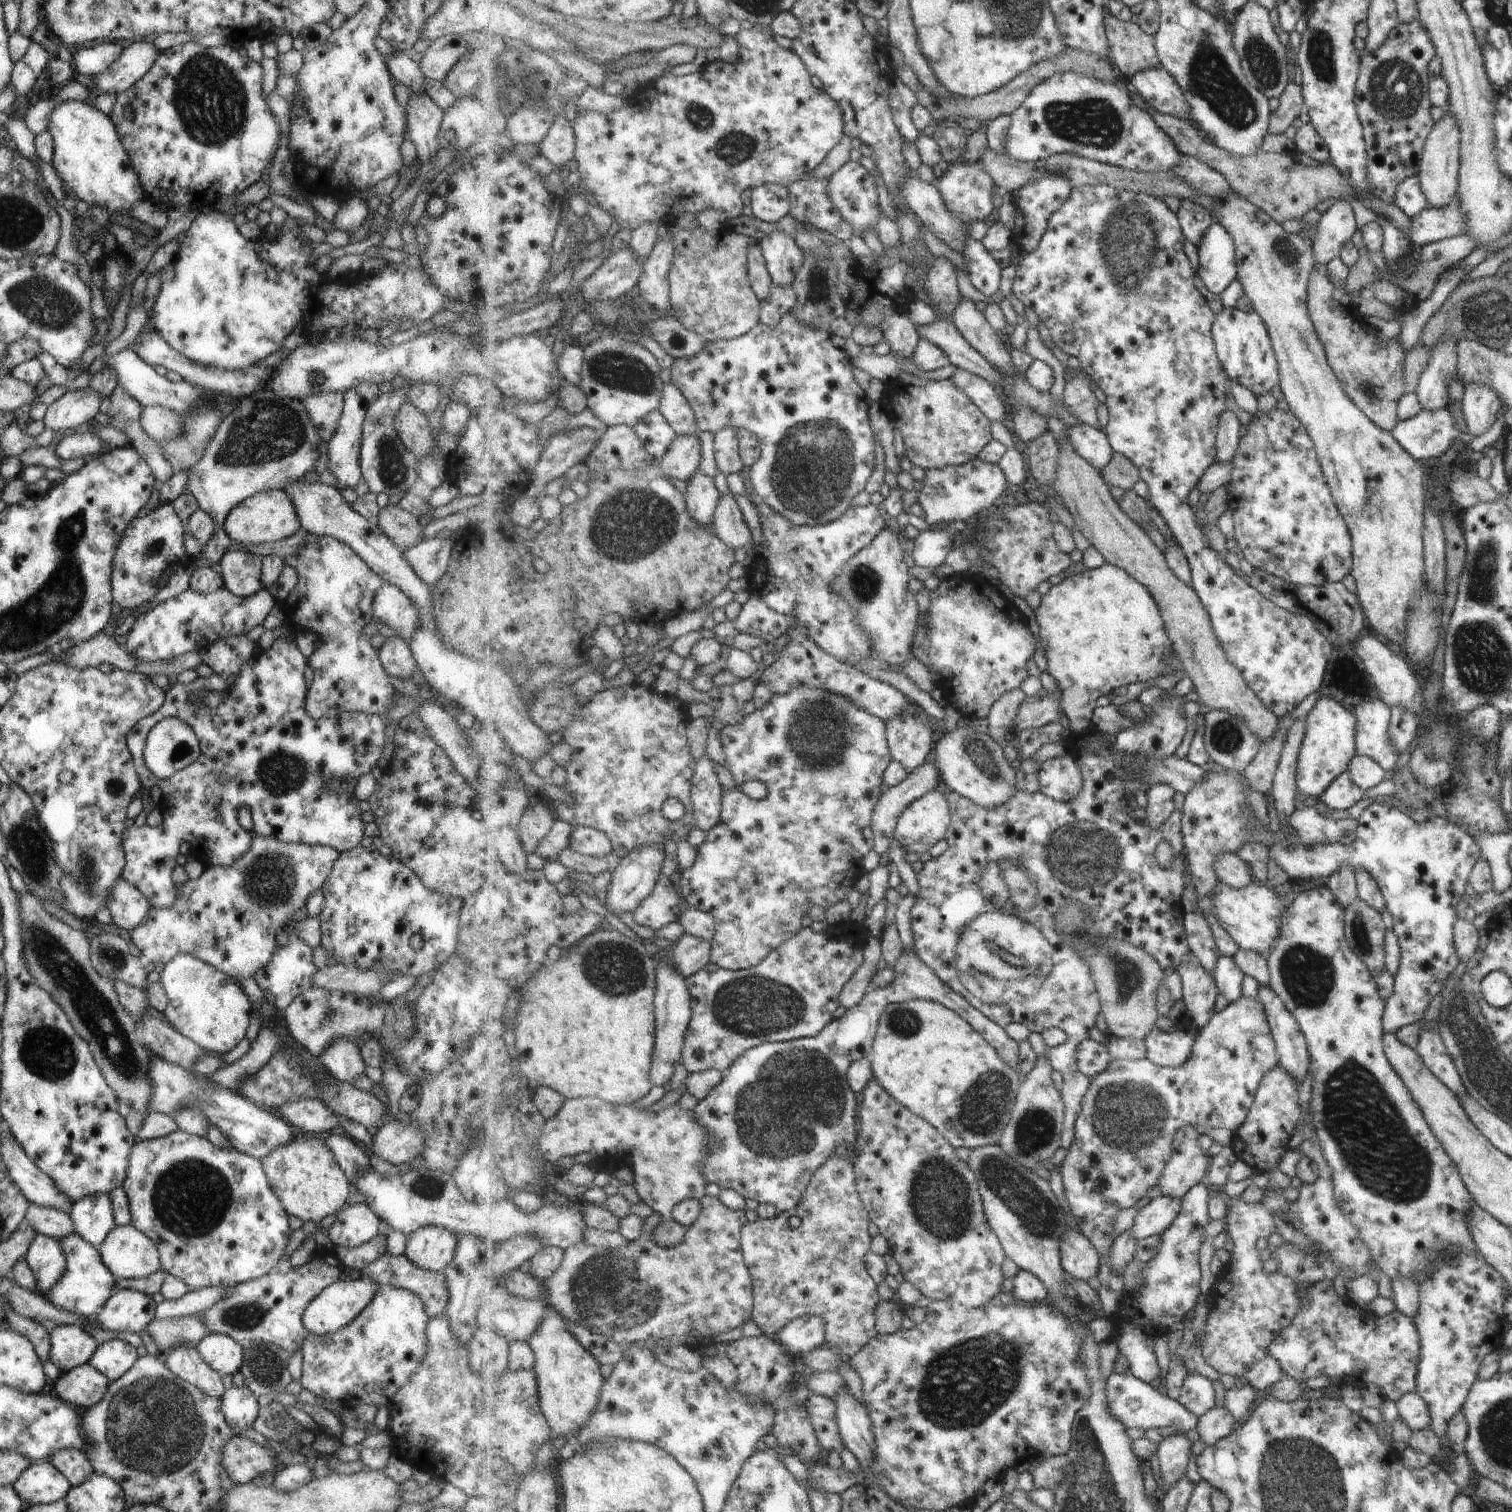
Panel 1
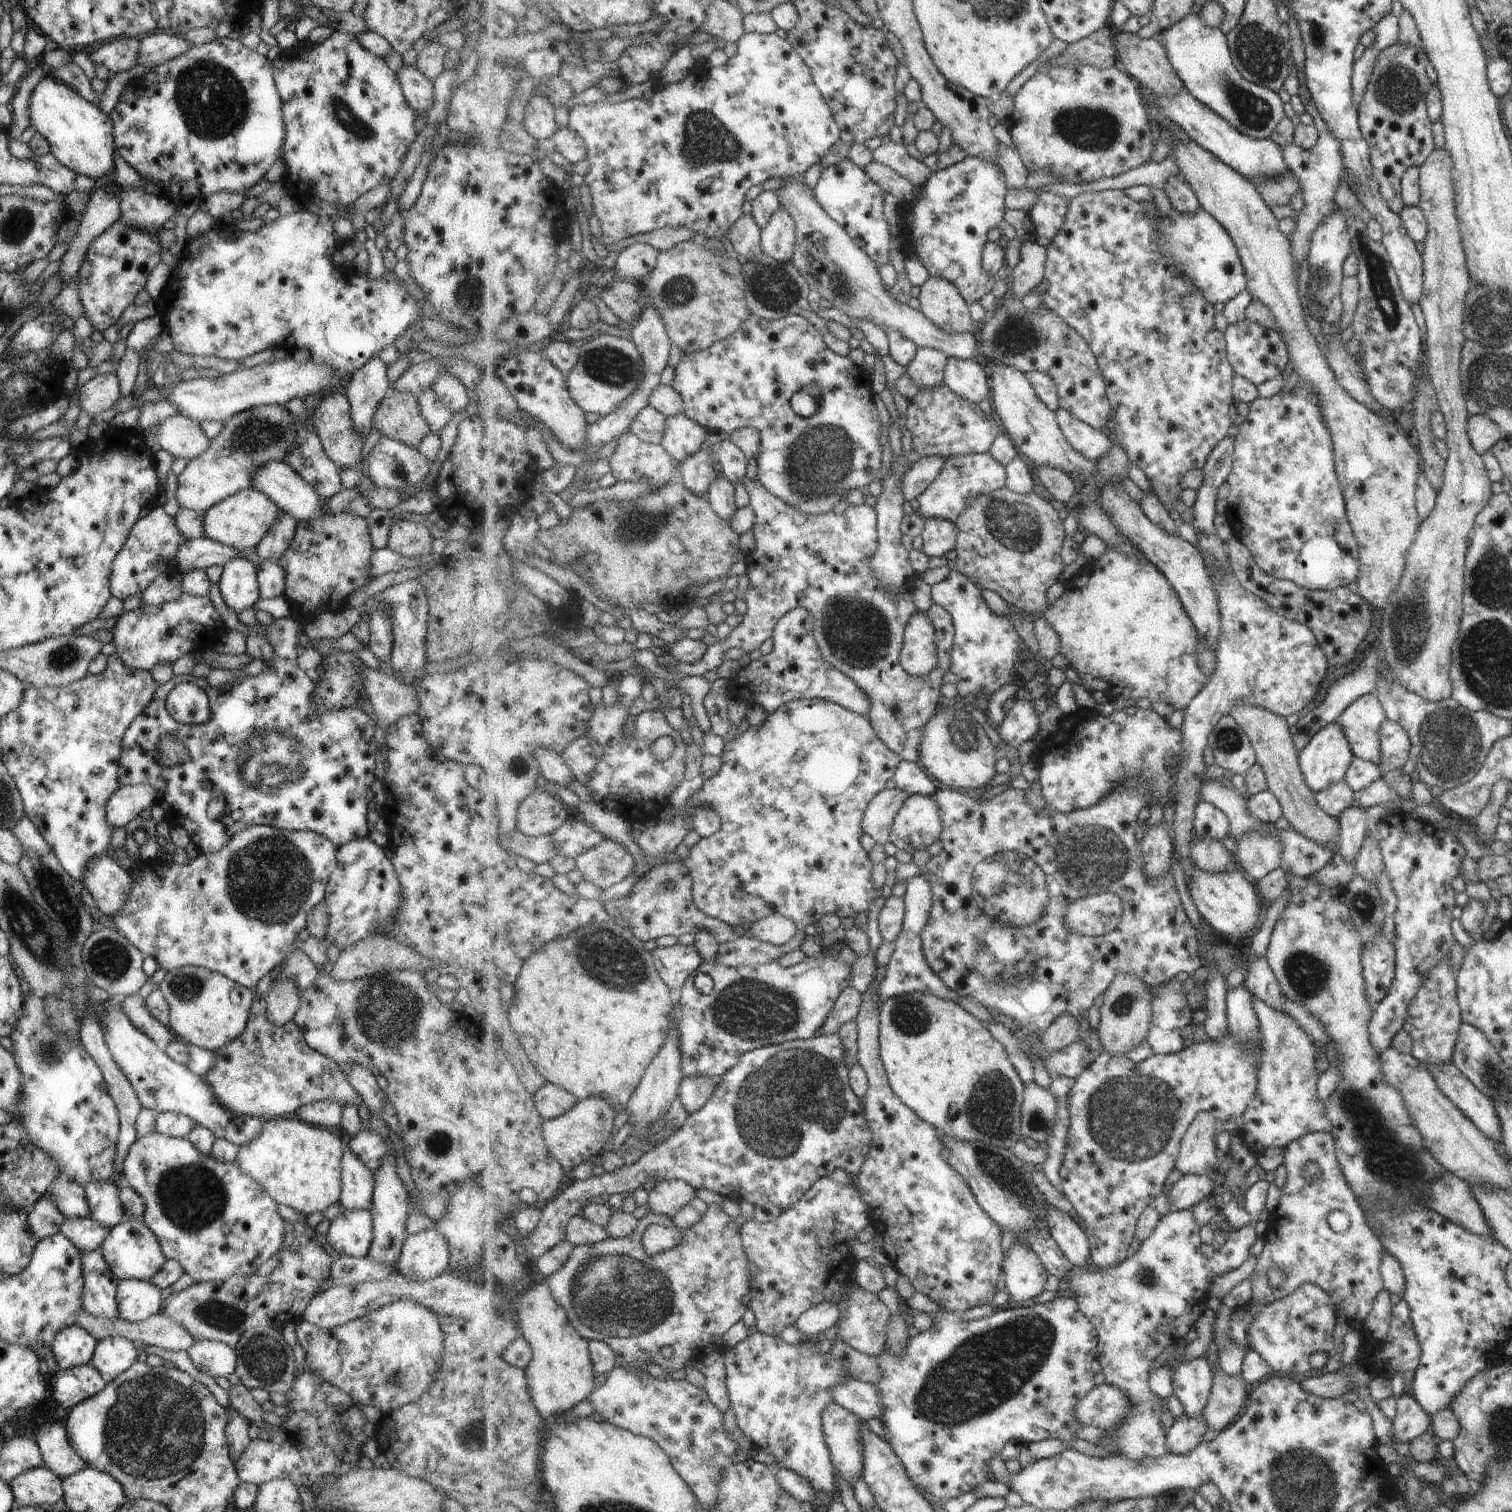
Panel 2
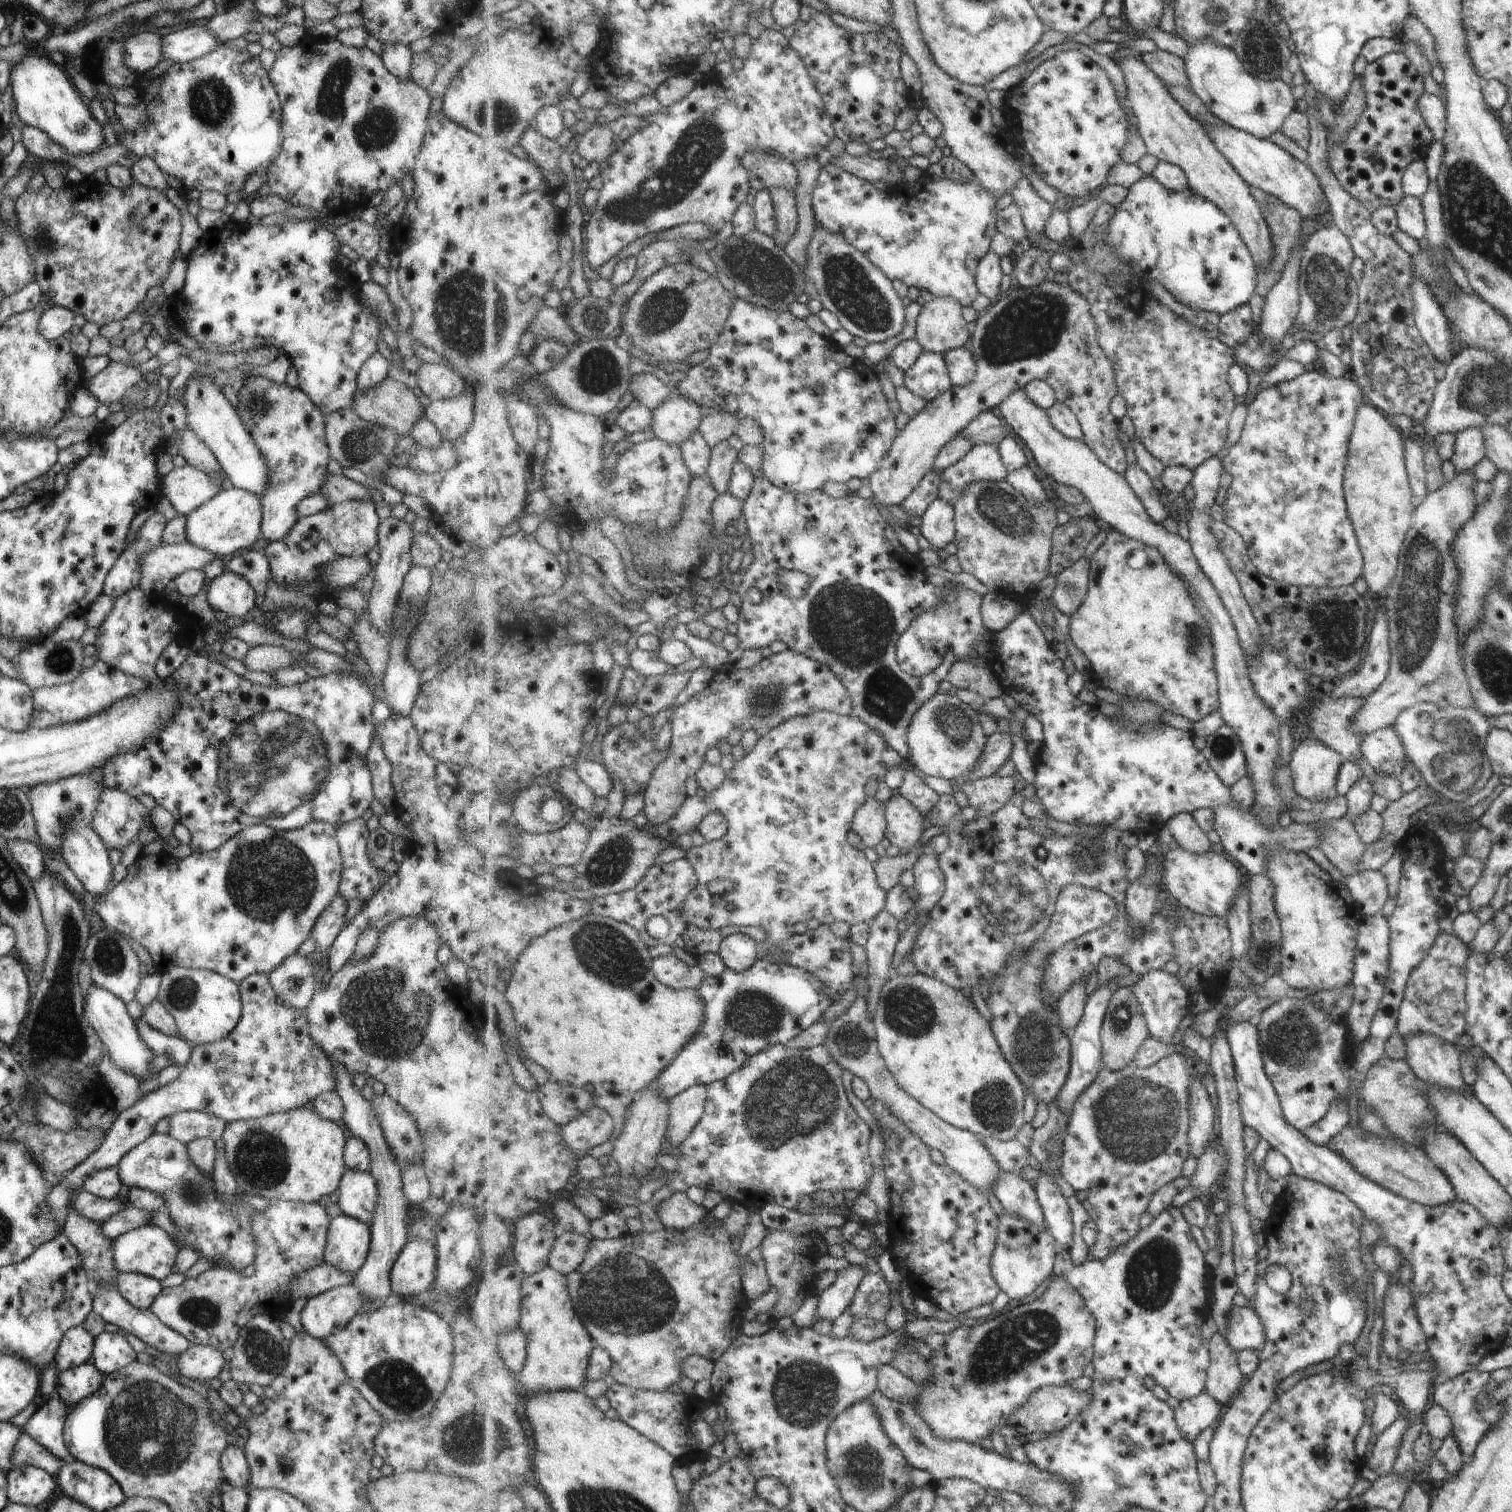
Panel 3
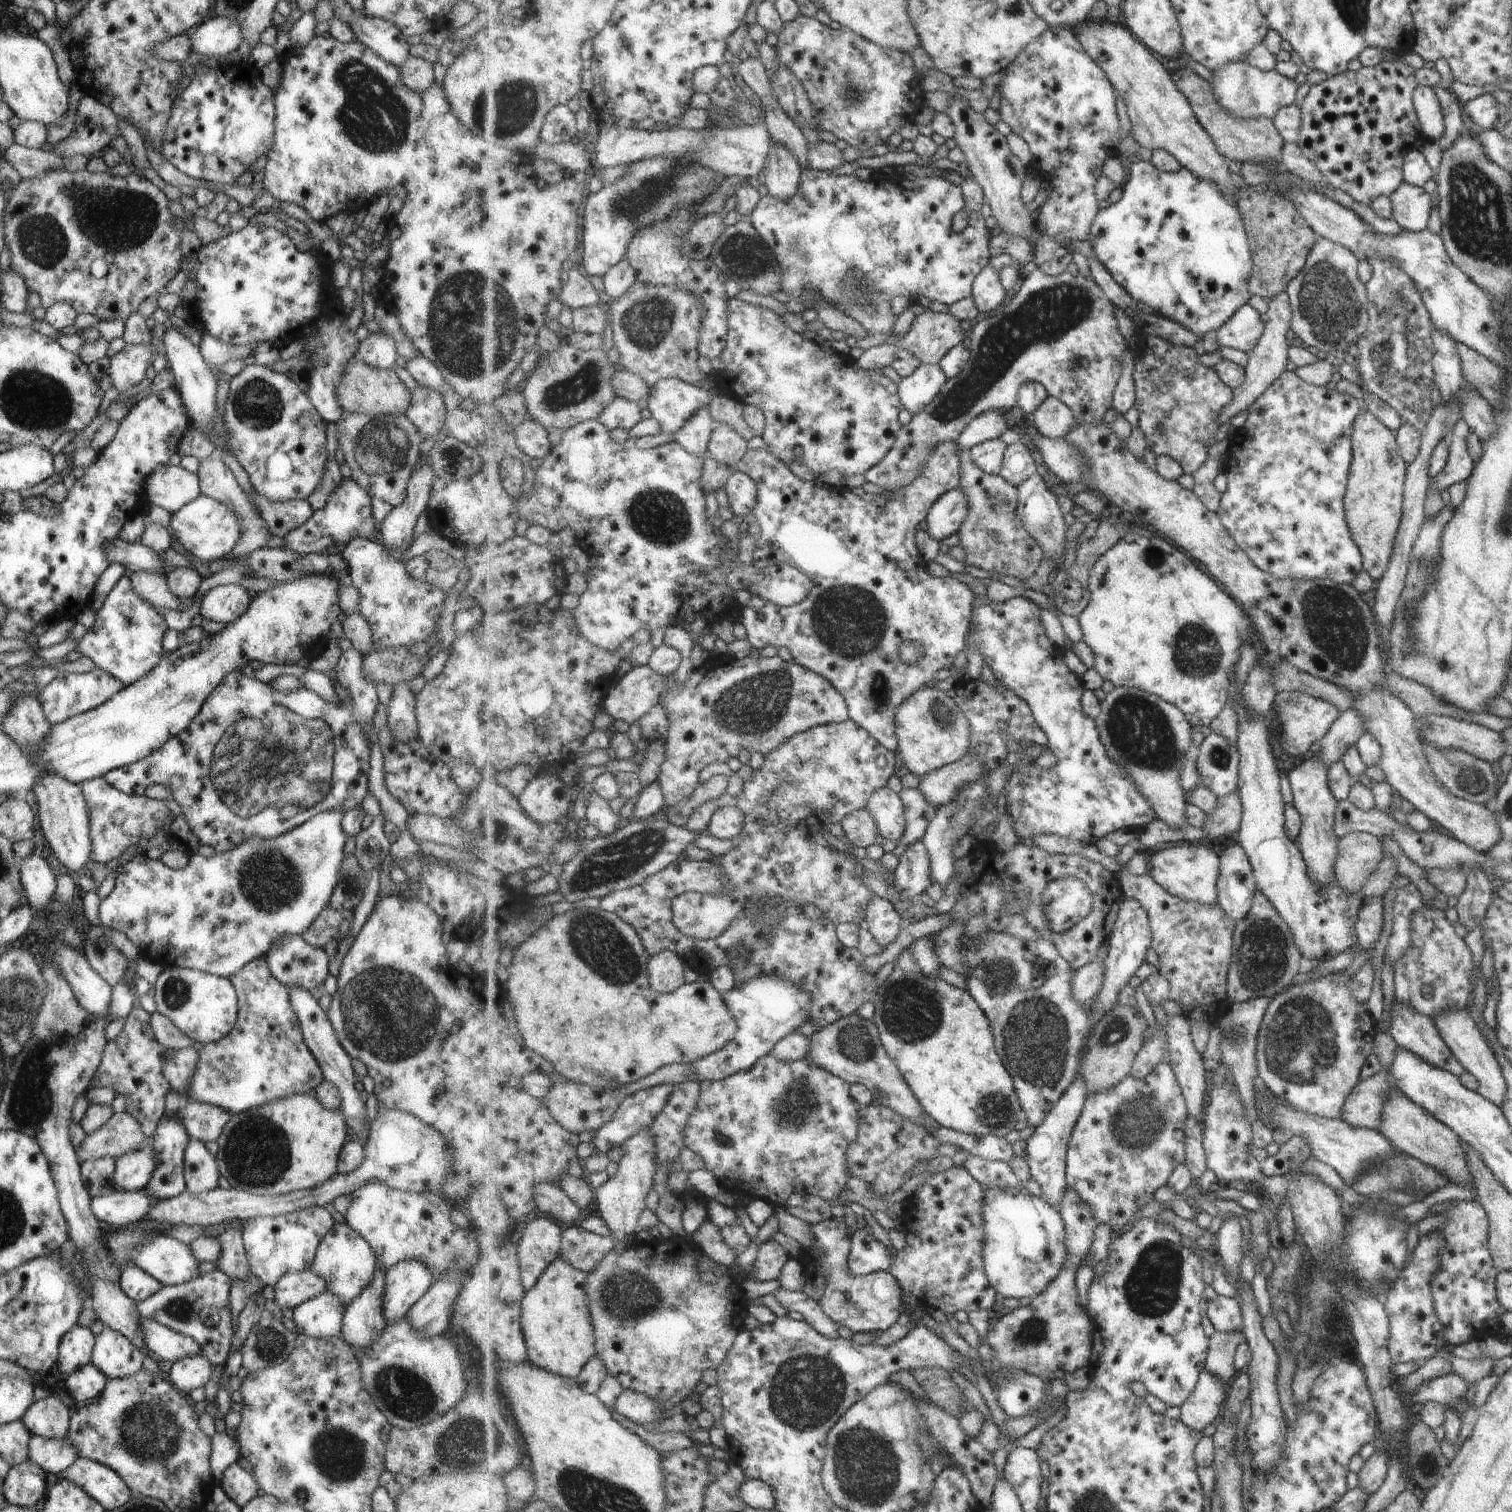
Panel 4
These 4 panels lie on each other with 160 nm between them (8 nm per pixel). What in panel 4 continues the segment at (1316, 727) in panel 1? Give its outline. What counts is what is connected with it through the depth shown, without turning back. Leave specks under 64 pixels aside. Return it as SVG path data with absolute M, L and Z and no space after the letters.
M1307 755L1299 766L1288 772L1292 794L1292 807L1300 814L1300 827L1296 836L1306 876L1325 889L1335 880L1335 864L1338 856L1338 836L1334 832L1337 801L1331 796L1326 777L1326 768L1314 756Z

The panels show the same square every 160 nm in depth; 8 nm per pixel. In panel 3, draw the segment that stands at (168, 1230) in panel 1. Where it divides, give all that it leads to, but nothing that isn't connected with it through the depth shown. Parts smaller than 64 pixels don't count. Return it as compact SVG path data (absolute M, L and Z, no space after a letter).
M151 1133L143 1142L128 1150L116 1167L120 1182L127 1188L147 1189L164 1198L170 1220L179 1230L180 1236L175 1240L178 1250L182 1246L192 1246L200 1257L212 1259L214 1263L218 1258L224 1258L229 1269L237 1273L252 1264L255 1236L251 1236L251 1216L255 1214L255 1209L241 1200L240 1196L245 1196L242 1191L235 1194L231 1204L221 1203L213 1188L215 1181L197 1170L187 1156L184 1143L172 1139L167 1133Z

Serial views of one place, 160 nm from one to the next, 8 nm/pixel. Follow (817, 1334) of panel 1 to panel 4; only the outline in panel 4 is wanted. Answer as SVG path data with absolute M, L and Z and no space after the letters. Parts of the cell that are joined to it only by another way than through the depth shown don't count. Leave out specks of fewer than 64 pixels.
M856 1228L852 1234L848 1262L852 1273L859 1276L887 1271L893 1258L889 1248L878 1242L869 1230Z

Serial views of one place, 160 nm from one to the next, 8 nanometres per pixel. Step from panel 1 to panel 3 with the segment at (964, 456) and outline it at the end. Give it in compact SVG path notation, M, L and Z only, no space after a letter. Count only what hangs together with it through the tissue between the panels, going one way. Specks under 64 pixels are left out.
M995 411L982 412L961 434L967 435L974 446L979 443L999 446L1007 438L1007 428Z

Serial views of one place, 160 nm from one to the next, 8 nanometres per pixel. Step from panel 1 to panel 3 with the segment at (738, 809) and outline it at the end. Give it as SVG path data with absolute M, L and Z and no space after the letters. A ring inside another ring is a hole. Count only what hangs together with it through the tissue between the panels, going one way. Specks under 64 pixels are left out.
M829 711L810 712L807 715L797 717L783 723L781 726L774 728L769 735L759 738L755 746L747 752L745 756L737 763L735 768L727 774L727 778L724 783L714 791L707 792L703 799L696 796L689 797L686 803L683 805L681 811L674 819L668 820L665 825L654 828L655 834L662 839L668 840L673 844L677 844L677 840L683 832L693 831L698 828L703 819L706 818L710 812L723 813L730 824L729 832L720 841L705 841L701 846L692 846L687 852L686 858L691 861L694 866L695 872L698 874L698 887L691 891L687 898L683 901L680 908L682 920L688 923L694 924L699 928L709 930L719 930L725 927L732 927L733 925L741 927L763 927L768 934L765 942L758 944L760 949L760 958L764 958L770 954L770 950L786 941L790 936L796 934L802 929L802 926L811 920L816 918L820 925L832 925L834 922L847 922L847 924L859 924L859 922L871 922L883 909L886 908L886 898L888 892L885 892L879 881L874 869L874 863L867 860L867 856L863 854L862 847L853 847L847 840L847 832L852 830L852 822L854 814L861 808L868 800L867 796L867 784L869 780L877 780L878 790L875 794L875 798L878 801L886 802L893 794L891 788L885 784L885 774L889 772L889 769L894 766L899 766L903 762L903 757L889 744L887 741L877 732L874 728L871 728L866 722L863 722L859 717L853 715L840 715ZM761 769L766 770L768 776L761 774ZM720 878L727 878L736 884L733 891L728 894L722 894L721 900L718 906L713 904L713 894L709 890L709 884L713 880Z

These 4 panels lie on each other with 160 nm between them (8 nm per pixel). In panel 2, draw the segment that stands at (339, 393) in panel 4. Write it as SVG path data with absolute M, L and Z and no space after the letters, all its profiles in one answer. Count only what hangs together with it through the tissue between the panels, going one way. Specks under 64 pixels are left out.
M407 391L387 392L371 415L373 428L383 437L415 447L430 431L417 399Z

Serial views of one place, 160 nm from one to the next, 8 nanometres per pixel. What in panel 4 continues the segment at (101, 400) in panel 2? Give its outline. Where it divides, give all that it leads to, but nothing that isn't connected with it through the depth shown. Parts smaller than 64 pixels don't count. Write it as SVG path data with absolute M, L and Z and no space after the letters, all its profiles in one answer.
M125 343L119 352L110 357L108 376L120 395L130 393L131 388L143 378L147 366L151 366L154 356L151 344Z

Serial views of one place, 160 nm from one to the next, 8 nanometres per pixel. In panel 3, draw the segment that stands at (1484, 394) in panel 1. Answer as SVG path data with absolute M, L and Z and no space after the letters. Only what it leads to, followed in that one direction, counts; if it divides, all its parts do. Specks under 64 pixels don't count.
M1477 427L1456 432L1453 454L1448 460L1457 475L1472 469L1484 456L1484 442Z

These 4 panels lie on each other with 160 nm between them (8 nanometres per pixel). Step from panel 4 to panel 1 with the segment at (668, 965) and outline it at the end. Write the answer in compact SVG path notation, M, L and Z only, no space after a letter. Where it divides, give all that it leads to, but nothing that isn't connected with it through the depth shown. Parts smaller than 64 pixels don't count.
M685 933L670 948L672 966L686 979L702 971L711 960L712 942Z

